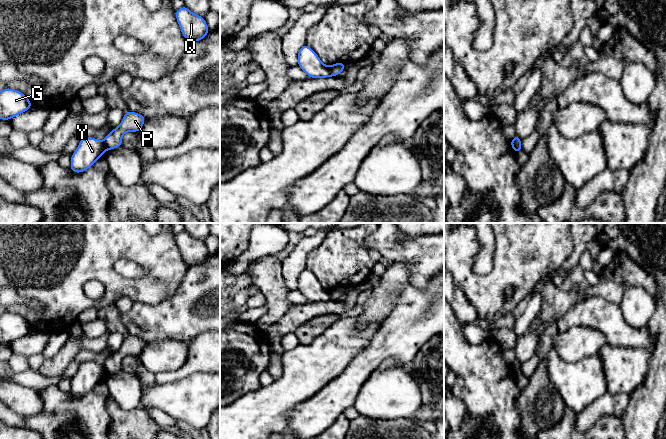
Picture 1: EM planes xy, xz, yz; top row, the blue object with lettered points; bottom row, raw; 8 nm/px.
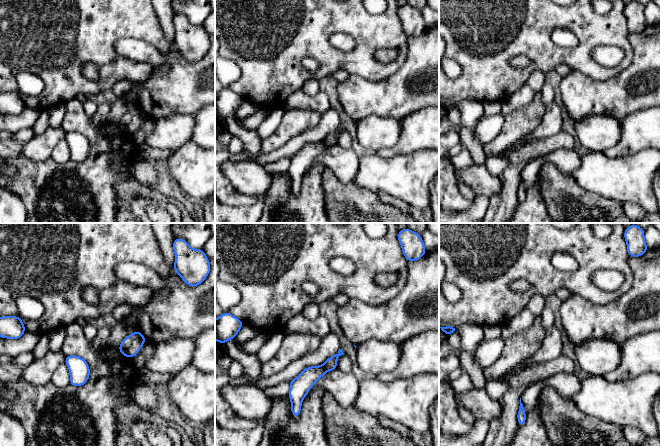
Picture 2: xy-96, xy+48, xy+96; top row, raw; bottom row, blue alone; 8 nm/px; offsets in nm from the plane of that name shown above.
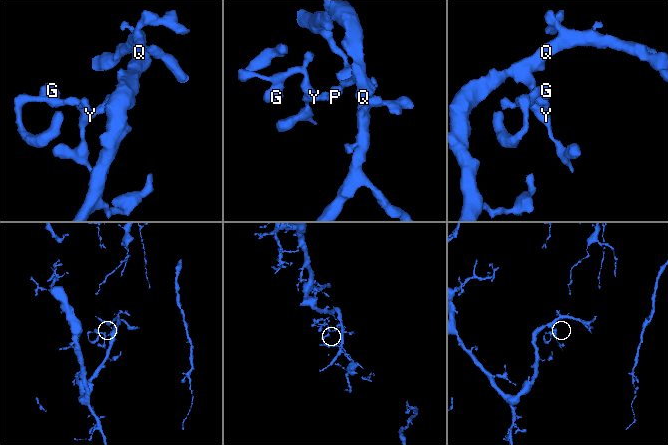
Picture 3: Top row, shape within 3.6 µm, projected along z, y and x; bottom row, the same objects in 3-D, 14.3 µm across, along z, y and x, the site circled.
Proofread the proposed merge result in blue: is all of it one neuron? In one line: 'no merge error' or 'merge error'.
merge error

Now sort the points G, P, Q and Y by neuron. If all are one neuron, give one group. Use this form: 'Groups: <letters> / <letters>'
Groups: G Y / P Q

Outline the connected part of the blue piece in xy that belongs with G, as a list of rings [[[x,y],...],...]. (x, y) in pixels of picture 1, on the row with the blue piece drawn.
[[[11,88],[0,91],[0,119],[8,121],[31,107],[30,100],[22,92]]]

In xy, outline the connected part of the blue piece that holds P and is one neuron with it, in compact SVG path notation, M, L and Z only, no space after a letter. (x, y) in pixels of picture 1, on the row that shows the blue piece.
M127 111L122 122L113 129L103 140L107 150L122 146L122 136L126 132L139 132L146 118L139 113Z

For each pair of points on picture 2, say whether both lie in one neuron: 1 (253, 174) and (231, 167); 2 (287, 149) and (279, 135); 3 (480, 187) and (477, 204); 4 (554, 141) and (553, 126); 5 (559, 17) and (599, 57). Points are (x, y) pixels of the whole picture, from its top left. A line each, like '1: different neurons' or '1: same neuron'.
1: same neuron
2: different neurons
3: different neurons
4: different neurons
5: different neurons

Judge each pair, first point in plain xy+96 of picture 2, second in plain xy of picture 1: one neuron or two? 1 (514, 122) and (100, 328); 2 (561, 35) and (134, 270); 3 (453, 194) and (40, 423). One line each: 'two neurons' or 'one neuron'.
1: two neurons
2: one neuron
3: one neuron

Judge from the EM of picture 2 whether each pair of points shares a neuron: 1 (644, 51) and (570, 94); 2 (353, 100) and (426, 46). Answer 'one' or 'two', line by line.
1: one
2: one

